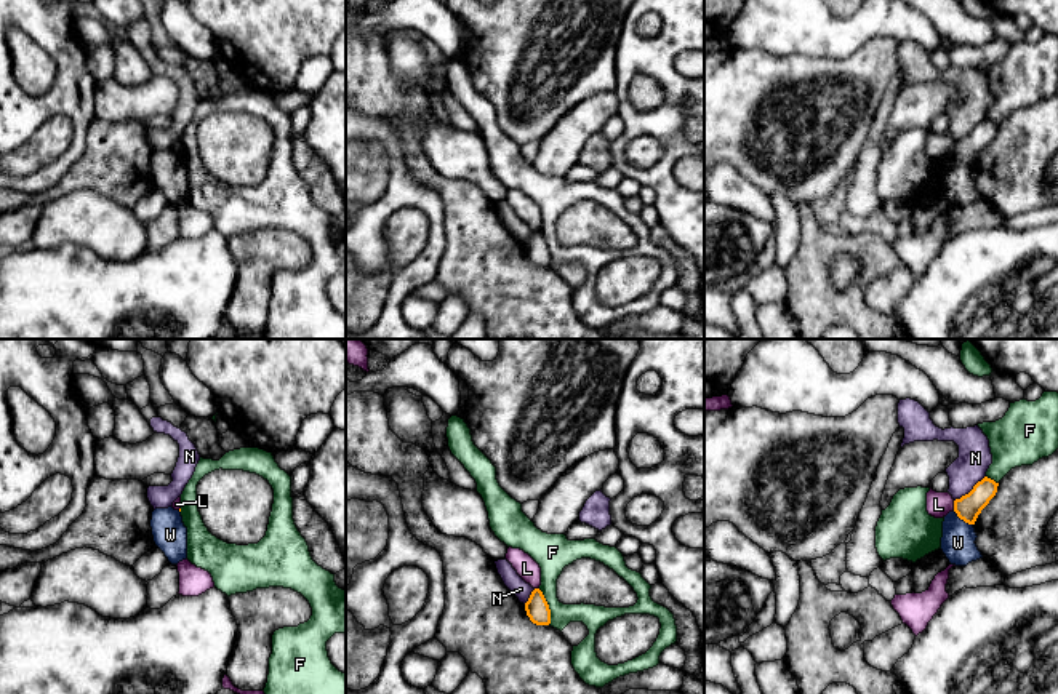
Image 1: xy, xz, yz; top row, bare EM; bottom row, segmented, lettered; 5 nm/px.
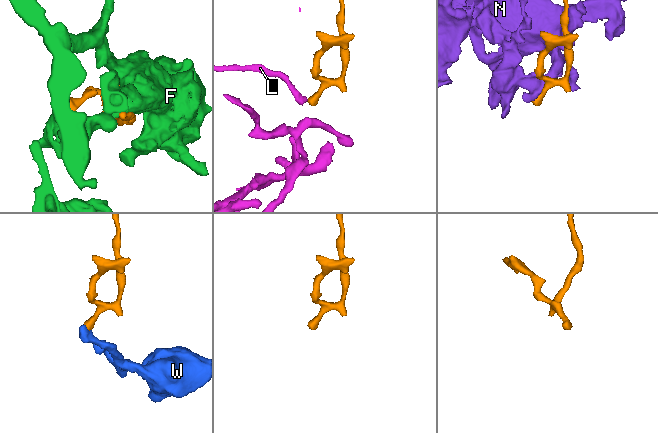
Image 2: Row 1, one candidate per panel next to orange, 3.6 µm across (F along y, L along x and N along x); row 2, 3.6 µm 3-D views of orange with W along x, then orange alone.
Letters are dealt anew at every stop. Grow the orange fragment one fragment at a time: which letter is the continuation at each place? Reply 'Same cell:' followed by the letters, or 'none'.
Same cell: none

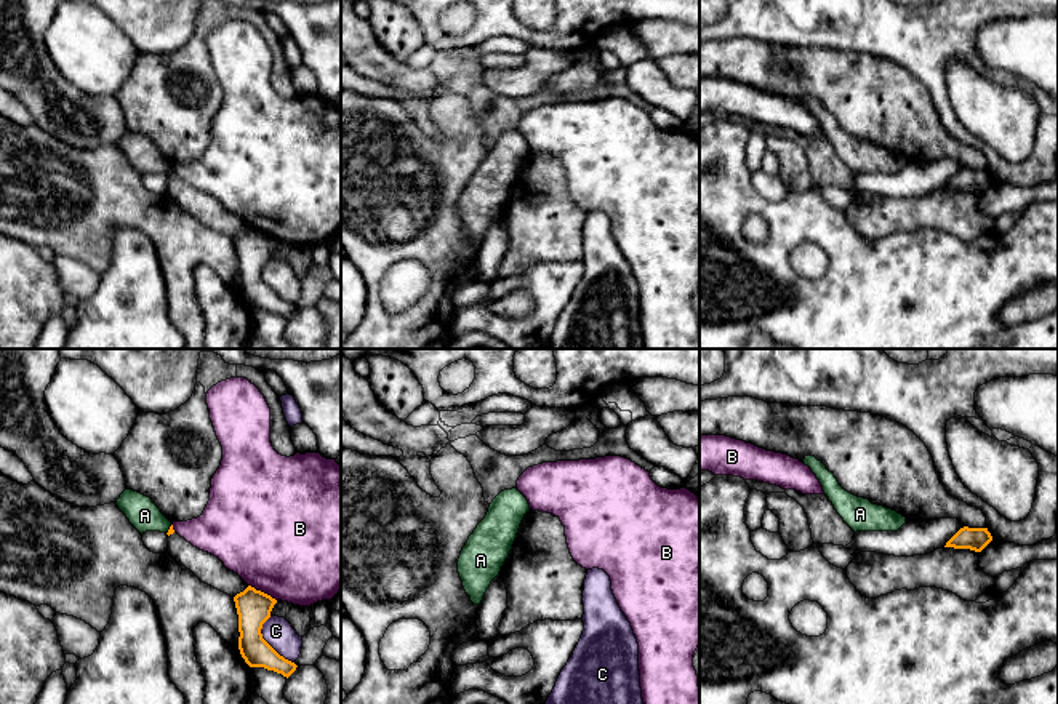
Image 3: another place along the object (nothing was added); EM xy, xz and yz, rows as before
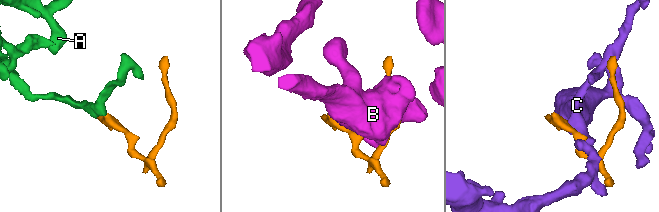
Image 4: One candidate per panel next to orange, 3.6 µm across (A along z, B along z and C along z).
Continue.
Same cell: none

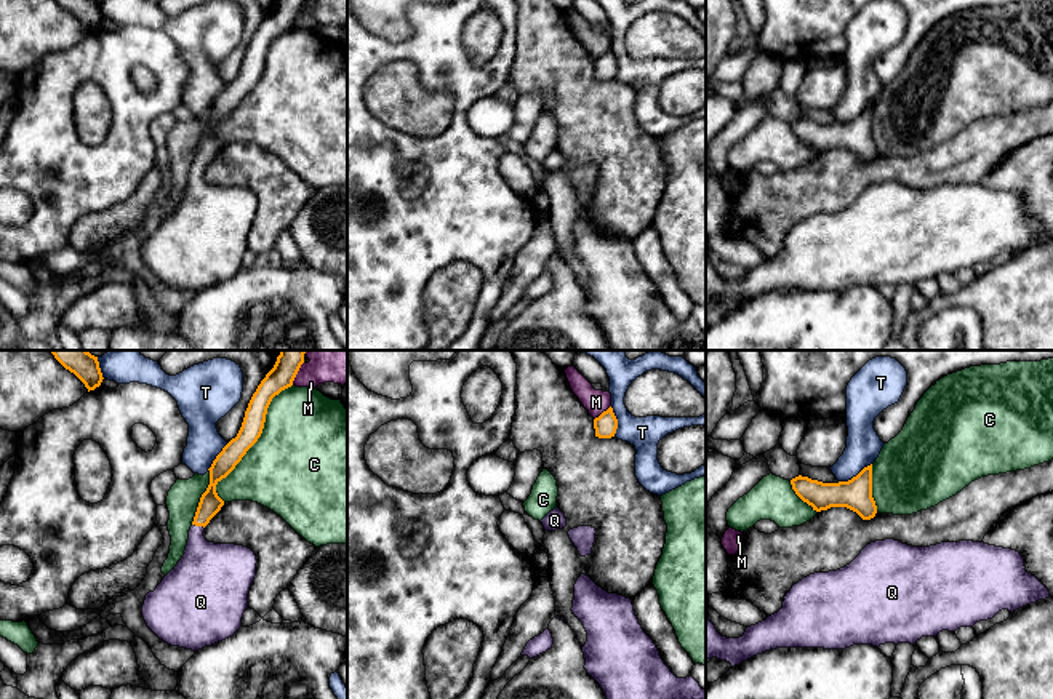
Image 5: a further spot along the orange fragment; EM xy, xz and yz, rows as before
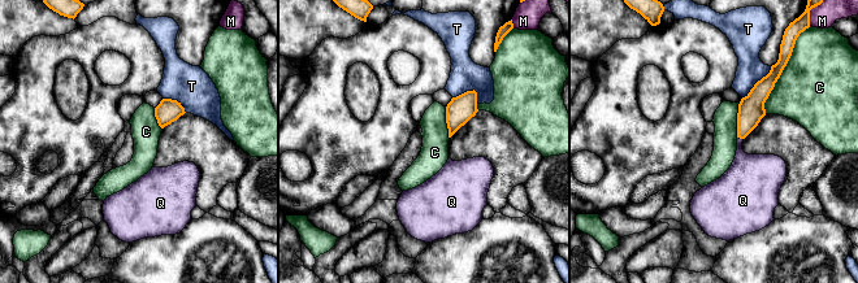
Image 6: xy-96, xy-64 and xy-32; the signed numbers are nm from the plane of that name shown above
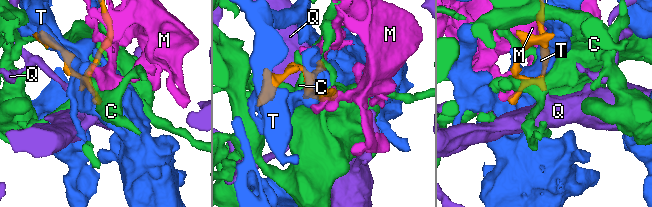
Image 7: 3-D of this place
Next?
Same cell: Q

